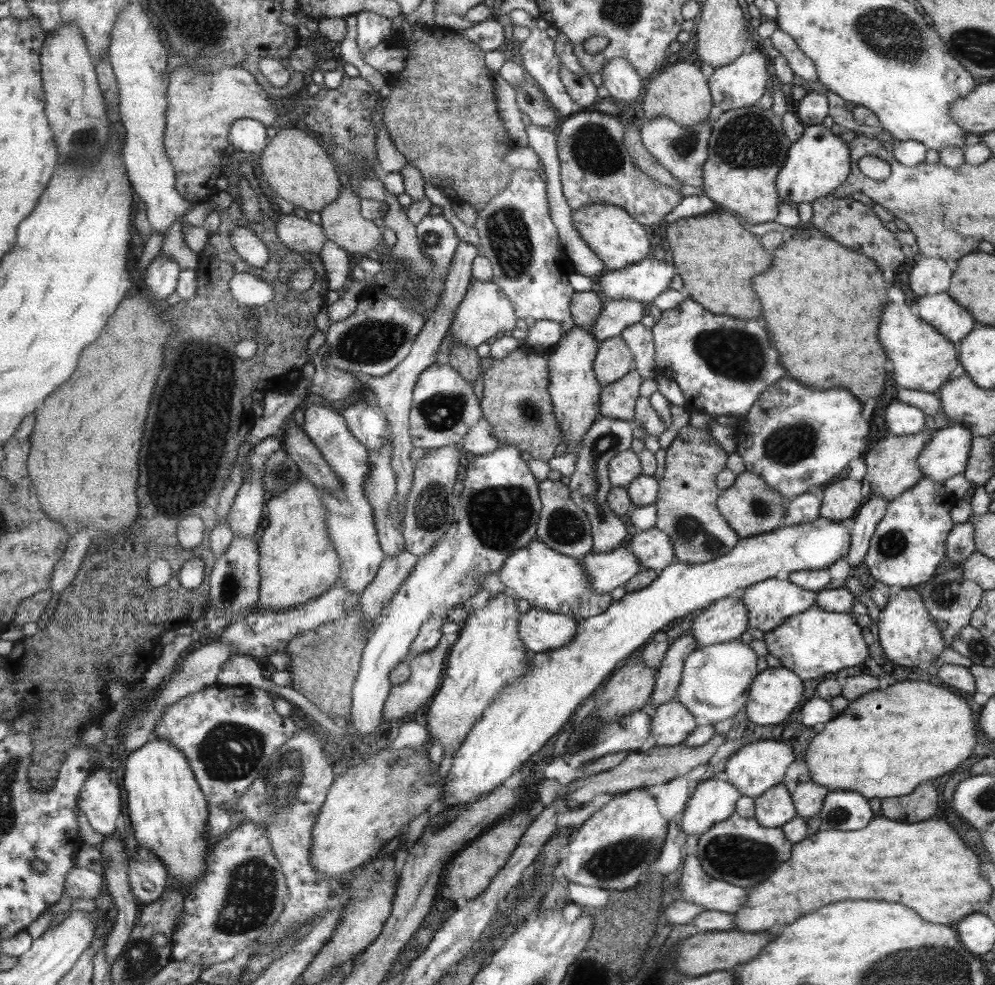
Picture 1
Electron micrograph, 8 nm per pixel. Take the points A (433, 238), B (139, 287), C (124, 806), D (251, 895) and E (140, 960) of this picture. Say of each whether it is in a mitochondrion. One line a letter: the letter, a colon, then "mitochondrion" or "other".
A: mitochondrion
B: other
C: other
D: mitochondrion
E: mitochondrion

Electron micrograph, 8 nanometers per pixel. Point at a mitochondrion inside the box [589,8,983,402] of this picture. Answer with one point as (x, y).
(738, 355)

